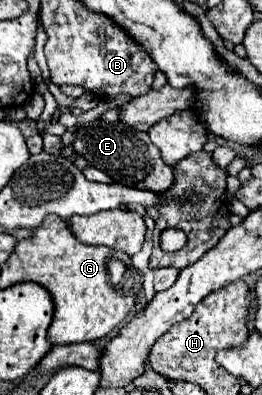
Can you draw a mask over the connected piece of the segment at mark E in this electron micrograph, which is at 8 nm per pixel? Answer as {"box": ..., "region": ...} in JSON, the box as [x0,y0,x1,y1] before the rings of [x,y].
{"box":[74,120,174,192],"region":[[[94,120],[90,124],[84,124],[76,132],[76,142],[74,142],[74,152],[82,154],[90,166],[106,172],[112,176],[116,182],[134,186],[140,190],[154,190],[154,192],[166,192],[172,186],[174,172],[160,160],[158,148],[150,142],[146,132],[128,128],[124,124],[106,124],[102,120]]]}

